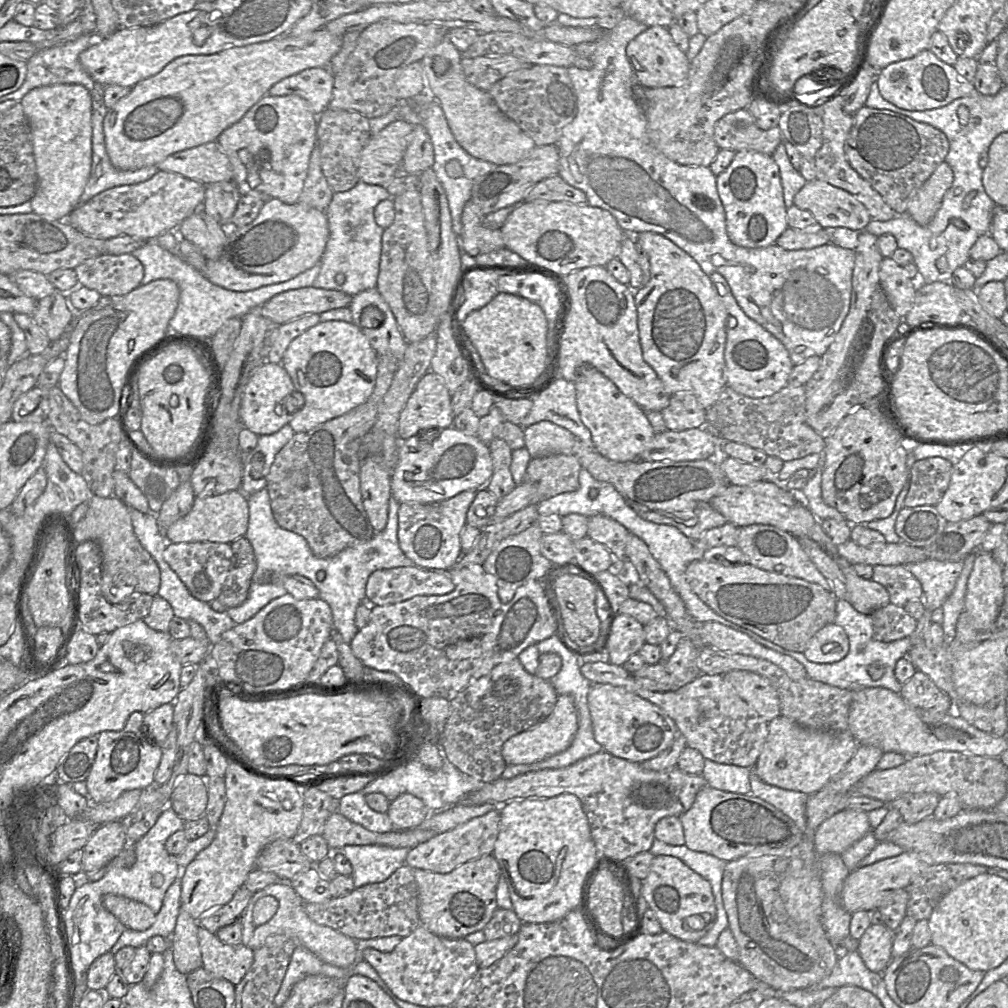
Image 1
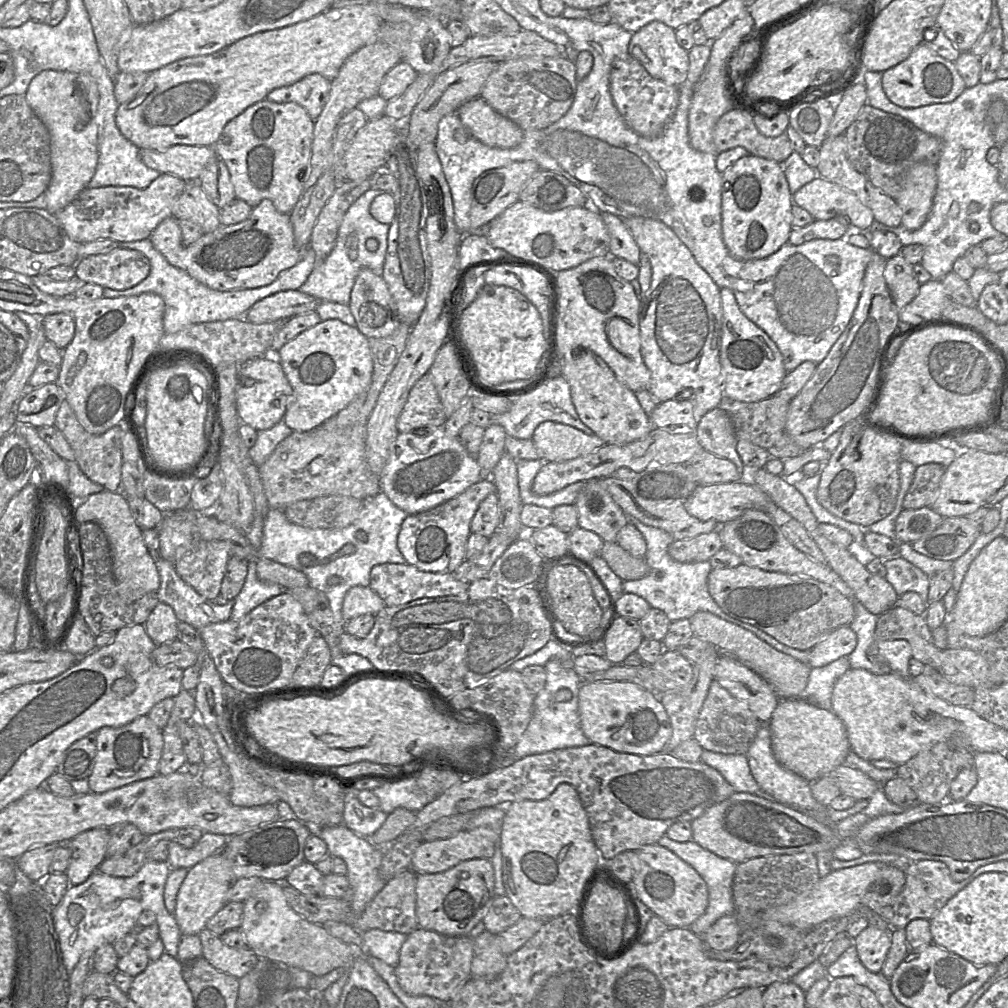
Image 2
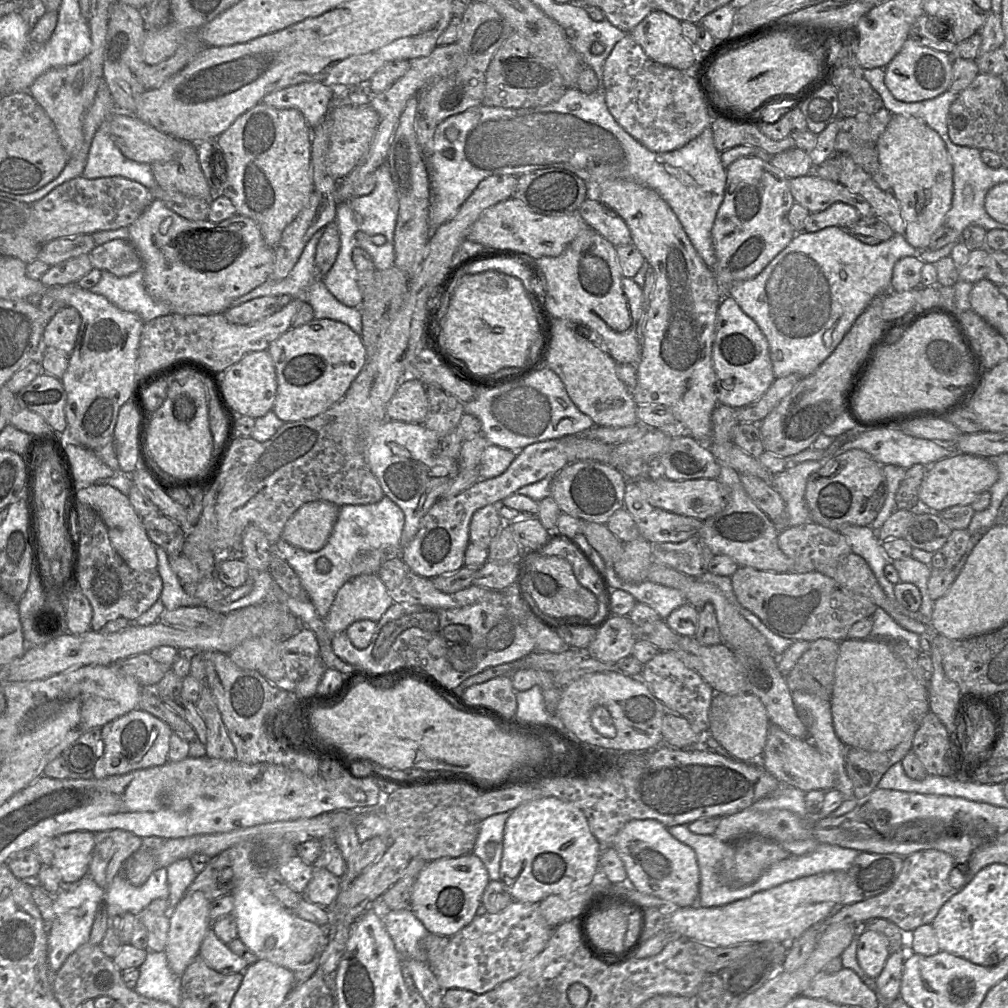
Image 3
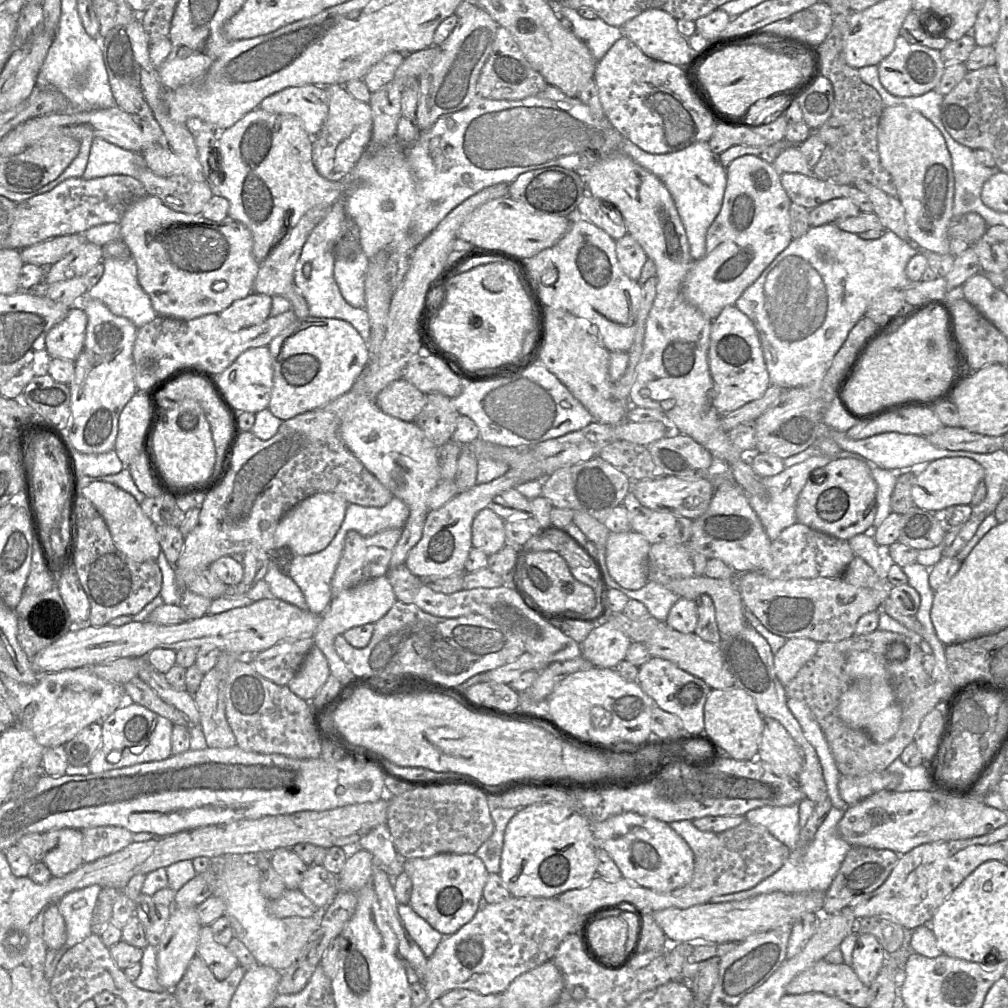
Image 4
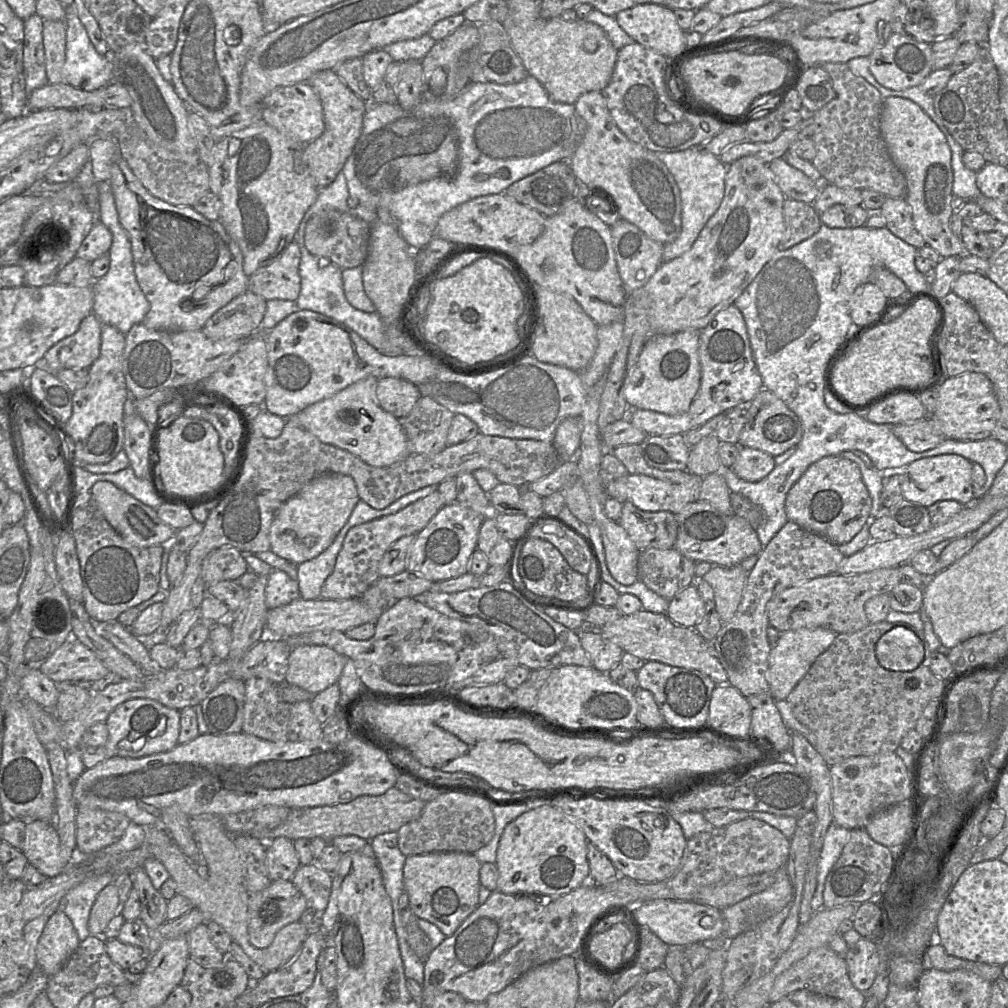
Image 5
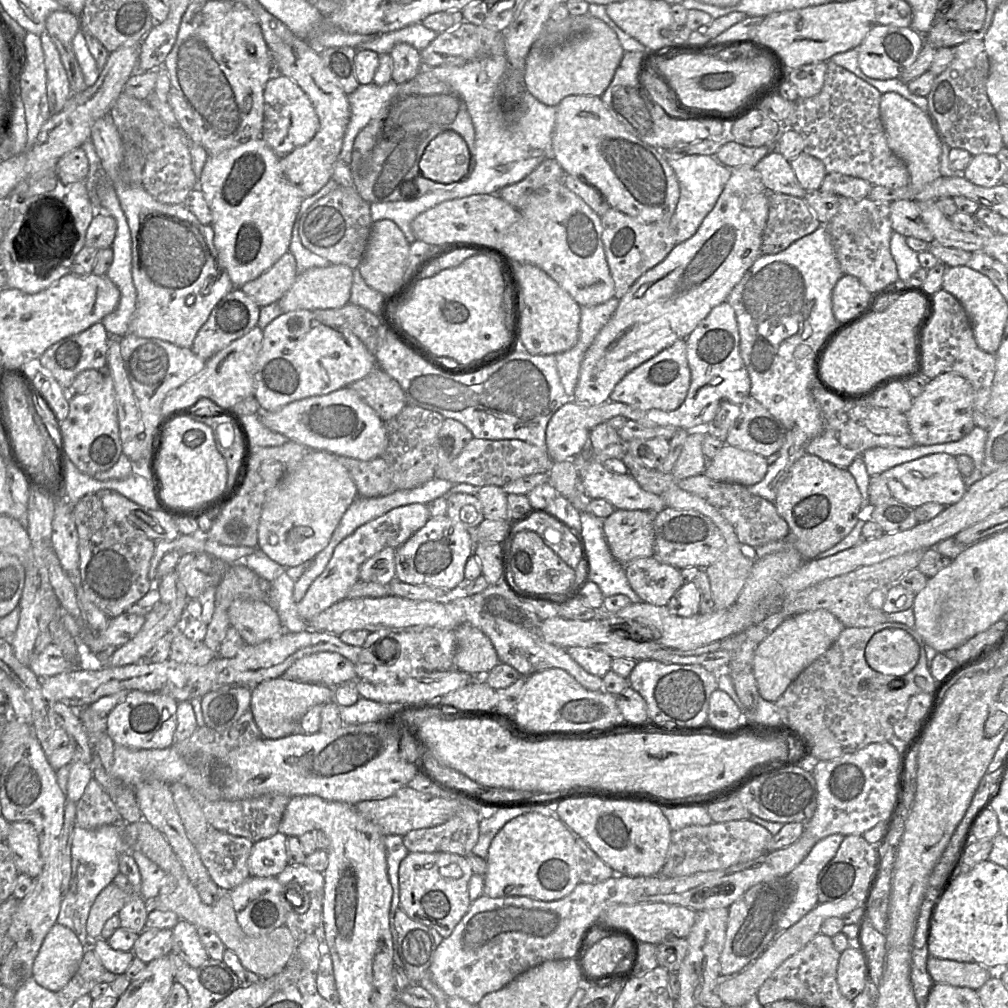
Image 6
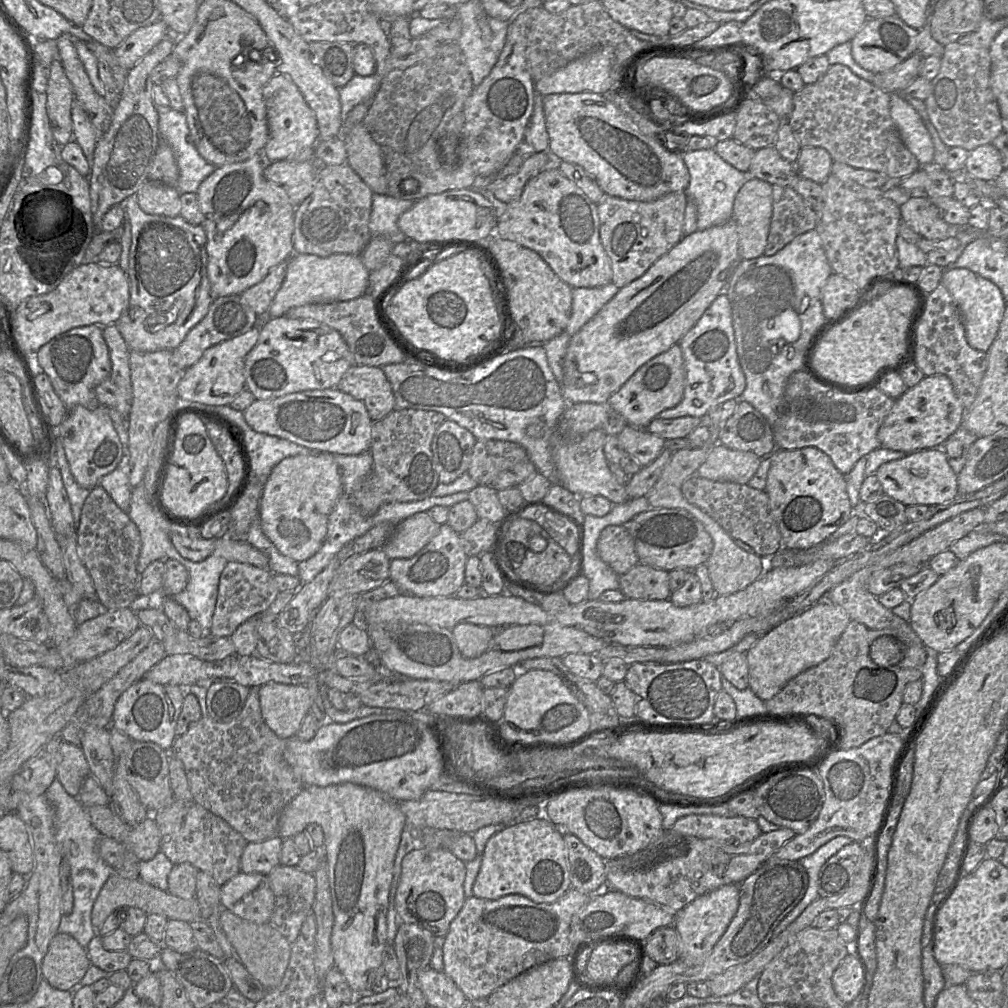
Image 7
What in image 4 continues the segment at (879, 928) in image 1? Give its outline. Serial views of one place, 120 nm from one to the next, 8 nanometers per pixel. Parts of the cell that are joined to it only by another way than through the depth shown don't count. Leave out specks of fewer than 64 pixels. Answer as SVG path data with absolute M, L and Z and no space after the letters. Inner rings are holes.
M859 934L851 967L858 978L870 986L884 965L886 957L886 951L874 935Z

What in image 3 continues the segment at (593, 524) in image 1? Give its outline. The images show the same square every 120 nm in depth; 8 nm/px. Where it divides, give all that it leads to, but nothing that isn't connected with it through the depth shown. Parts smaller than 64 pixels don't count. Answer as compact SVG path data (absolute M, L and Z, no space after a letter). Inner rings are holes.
M580 460L569 463L553 477L551 497L561 513L605 525L609 517L623 507L625 483L626 477L614 467L594 460Z

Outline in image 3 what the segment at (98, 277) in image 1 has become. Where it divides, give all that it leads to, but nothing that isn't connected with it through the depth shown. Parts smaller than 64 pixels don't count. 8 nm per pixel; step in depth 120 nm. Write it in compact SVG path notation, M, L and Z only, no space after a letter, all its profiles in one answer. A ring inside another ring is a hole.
M113 239L96 246L89 254L93 268L127 277L142 269L142 259L131 241Z

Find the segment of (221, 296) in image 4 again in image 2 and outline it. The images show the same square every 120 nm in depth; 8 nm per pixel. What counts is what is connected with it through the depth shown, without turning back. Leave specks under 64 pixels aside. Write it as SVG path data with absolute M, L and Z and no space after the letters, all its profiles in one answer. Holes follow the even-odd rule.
M269 199L262 200L254 207L246 220L234 225L220 225L213 232L203 233L191 245L183 244L181 229L174 217L164 219L151 233L149 240L171 265L185 271L207 287L219 291L251 289L269 285L282 271L296 265L303 251L295 243L290 214L278 212Z

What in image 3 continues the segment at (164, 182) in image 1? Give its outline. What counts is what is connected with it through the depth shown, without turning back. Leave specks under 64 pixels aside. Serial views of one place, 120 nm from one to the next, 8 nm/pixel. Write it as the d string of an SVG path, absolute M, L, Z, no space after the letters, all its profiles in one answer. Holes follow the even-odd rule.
M83 175L57 186L35 202L35 237L42 245L58 238L129 227L154 200L151 189L120 176L87 179Z

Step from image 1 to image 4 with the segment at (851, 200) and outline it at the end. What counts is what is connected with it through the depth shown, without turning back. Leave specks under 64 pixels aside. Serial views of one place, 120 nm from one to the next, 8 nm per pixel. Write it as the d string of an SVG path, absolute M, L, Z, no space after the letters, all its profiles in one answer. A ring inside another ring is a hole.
M783 173L780 179L792 203L808 210L835 198L849 198L858 206L860 212L873 212L869 197L853 185L835 184L800 173Z

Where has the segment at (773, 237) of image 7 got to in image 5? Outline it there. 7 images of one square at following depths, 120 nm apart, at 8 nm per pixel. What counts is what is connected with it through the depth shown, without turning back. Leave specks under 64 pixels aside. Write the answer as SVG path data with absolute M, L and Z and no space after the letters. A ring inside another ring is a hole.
M786 198L783 204L785 232L778 250L787 250L810 238L821 226L820 215L812 204Z

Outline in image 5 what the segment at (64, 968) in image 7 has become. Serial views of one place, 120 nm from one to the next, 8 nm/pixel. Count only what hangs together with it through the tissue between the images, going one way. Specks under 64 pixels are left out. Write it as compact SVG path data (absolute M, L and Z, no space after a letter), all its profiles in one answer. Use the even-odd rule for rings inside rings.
M59 909L48 919L36 947L37 967L48 977L55 975L80 944L71 920Z

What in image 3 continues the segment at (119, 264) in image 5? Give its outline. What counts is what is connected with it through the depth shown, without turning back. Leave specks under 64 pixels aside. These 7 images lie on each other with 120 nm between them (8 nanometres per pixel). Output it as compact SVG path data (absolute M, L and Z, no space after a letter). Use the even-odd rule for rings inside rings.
M143 269L127 277L117 277L108 271L101 271L98 284L90 291L105 296L124 311L139 315L144 322L171 313L167 304L155 301L147 292Z

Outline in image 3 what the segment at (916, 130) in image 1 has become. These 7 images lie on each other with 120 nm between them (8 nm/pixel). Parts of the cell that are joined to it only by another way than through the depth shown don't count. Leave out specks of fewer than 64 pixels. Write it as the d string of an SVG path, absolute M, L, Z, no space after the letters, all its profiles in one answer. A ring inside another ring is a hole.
M884 107L872 114L845 117L835 140L835 152L847 154L869 175L880 171L876 143L892 114Z

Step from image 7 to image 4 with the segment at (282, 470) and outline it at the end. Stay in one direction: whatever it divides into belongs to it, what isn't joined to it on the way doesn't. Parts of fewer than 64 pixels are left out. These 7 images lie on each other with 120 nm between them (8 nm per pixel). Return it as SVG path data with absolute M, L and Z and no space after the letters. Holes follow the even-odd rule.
M322 492L311 495L290 509L275 531L275 547L291 555L310 555L325 549L339 530L348 503L338 494Z

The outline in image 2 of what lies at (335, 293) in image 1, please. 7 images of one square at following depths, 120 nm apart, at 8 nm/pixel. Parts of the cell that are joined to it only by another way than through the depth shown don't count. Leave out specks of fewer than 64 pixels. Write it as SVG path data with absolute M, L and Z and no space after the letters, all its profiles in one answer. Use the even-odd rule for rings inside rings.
M297 290L280 291L257 301L244 315L252 323L284 322L296 315L315 311L320 300Z

